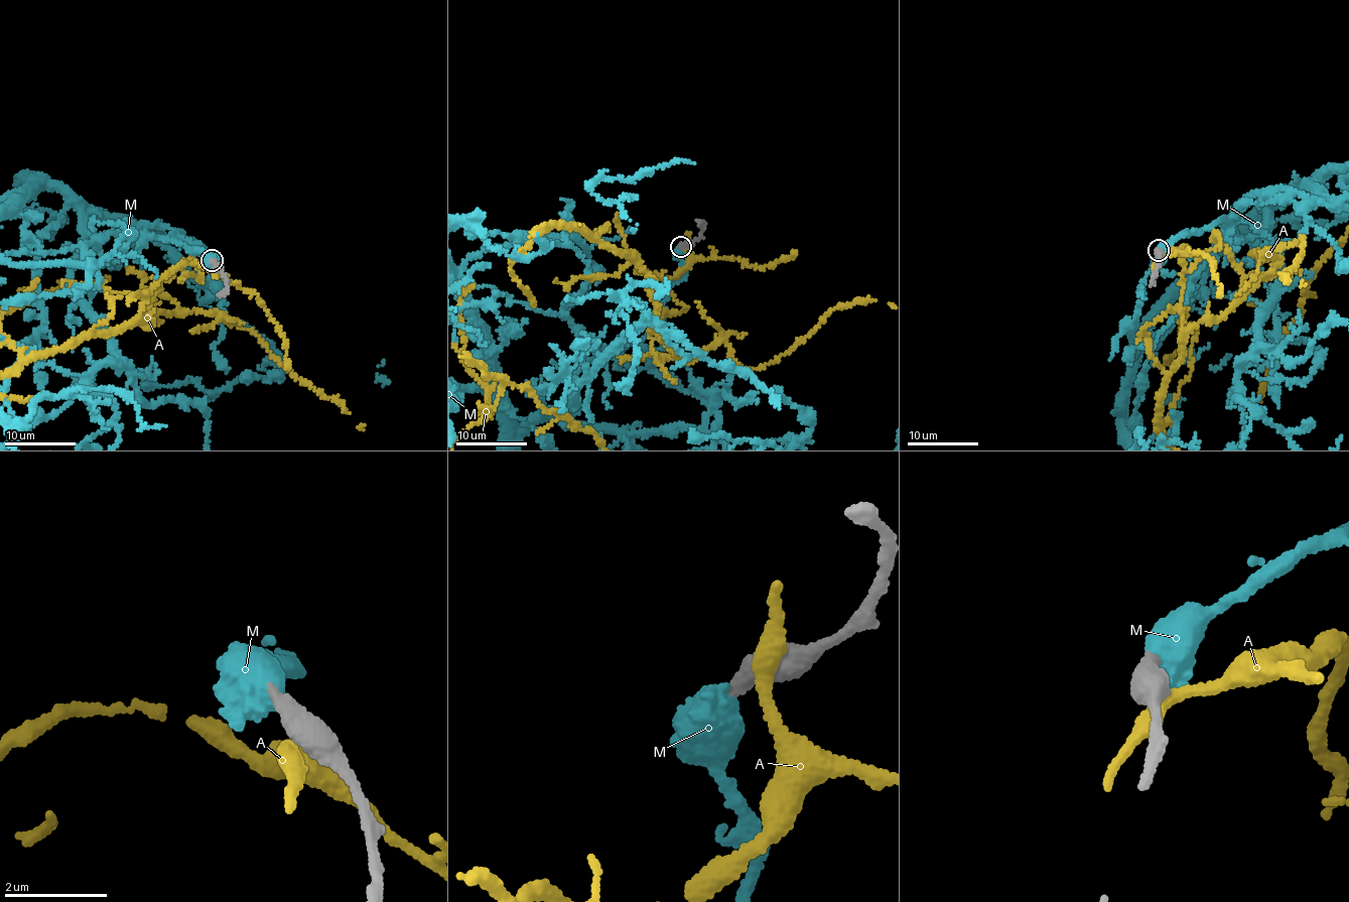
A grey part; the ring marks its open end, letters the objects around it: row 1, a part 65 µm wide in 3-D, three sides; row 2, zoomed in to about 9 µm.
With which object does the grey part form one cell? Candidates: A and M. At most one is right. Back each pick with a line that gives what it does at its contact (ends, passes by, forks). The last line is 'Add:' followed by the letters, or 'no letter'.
M: it ends
Add: M

